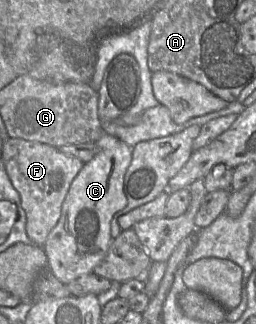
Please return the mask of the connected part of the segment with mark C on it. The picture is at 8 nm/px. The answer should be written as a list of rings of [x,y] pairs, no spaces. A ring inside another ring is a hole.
[[[103,133],[96,142],[98,151],[72,181],[62,204],[61,216],[49,233],[44,250],[48,258],[48,268],[63,284],[68,284],[78,277],[93,273],[94,268],[106,257],[112,243],[111,220],[113,216],[127,205],[123,180],[132,160],[132,147],[115,136]]]

